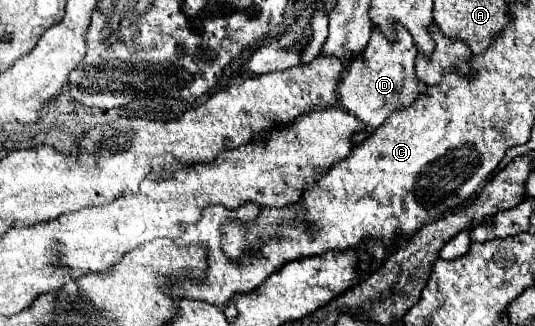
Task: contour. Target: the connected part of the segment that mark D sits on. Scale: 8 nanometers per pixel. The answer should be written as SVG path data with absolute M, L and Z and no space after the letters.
M397 29L397 41L395 45L389 45L381 33L373 31L369 45L363 53L359 53L353 63L349 65L349 75L341 83L337 83L337 101L335 107L353 113L365 129L353 135L353 145L359 145L365 141L393 111L403 109L407 103L411 103L419 95L417 75L415 75L415 55L417 49L413 49L413 39L405 29Z

